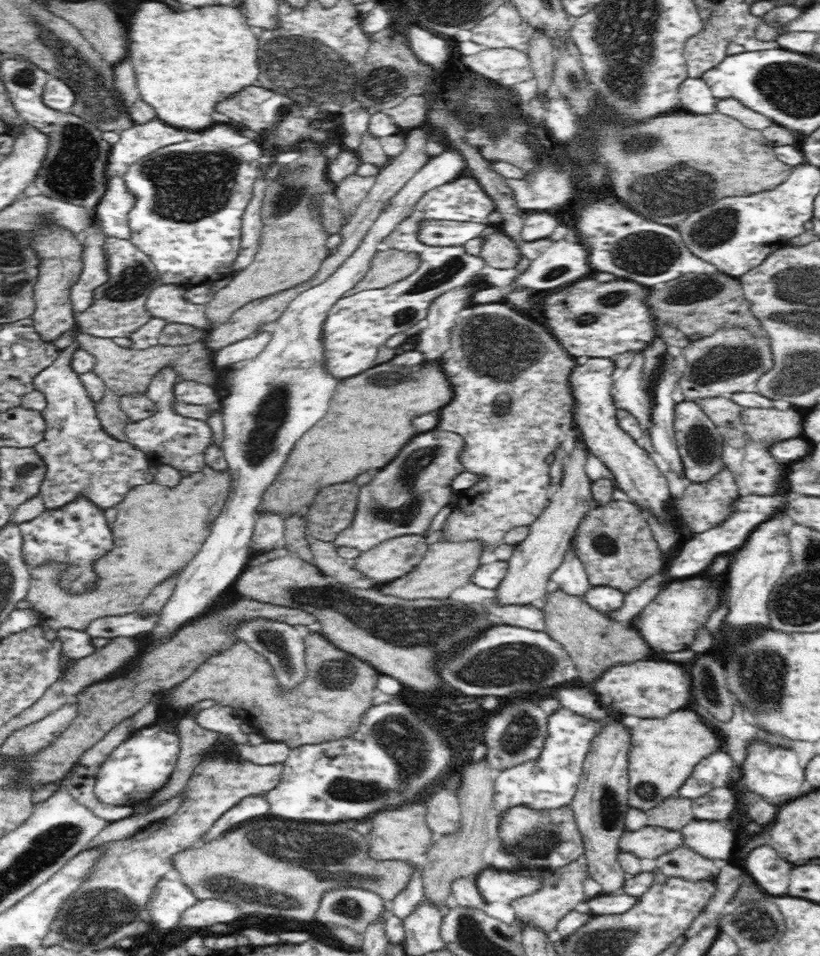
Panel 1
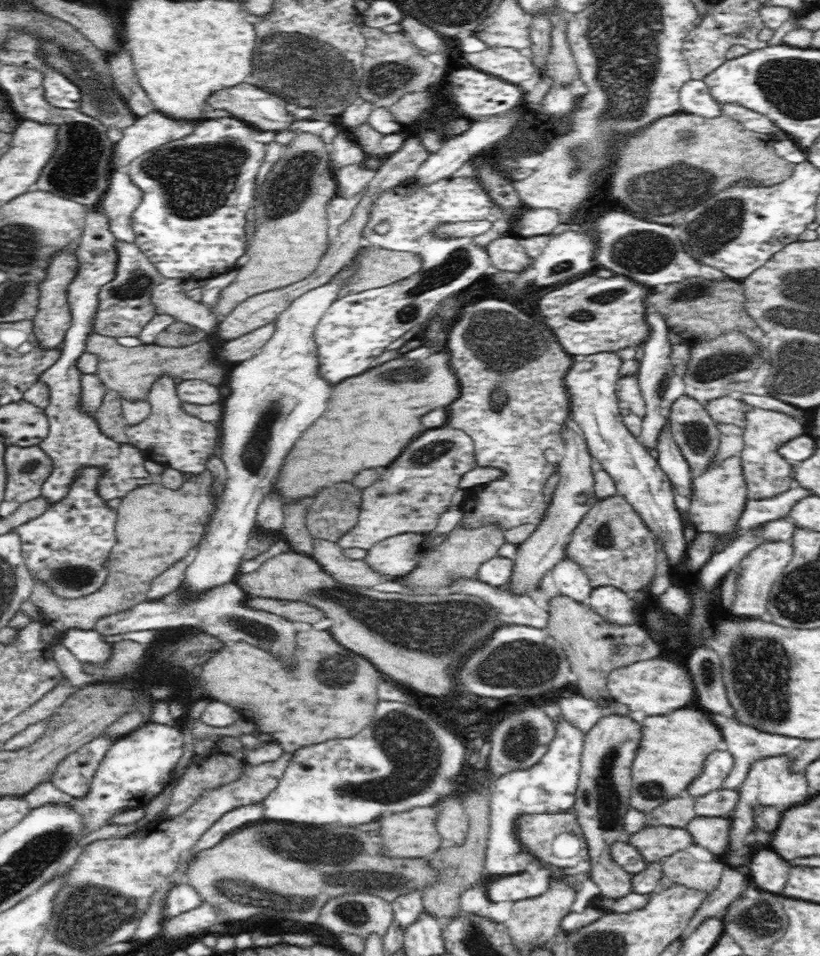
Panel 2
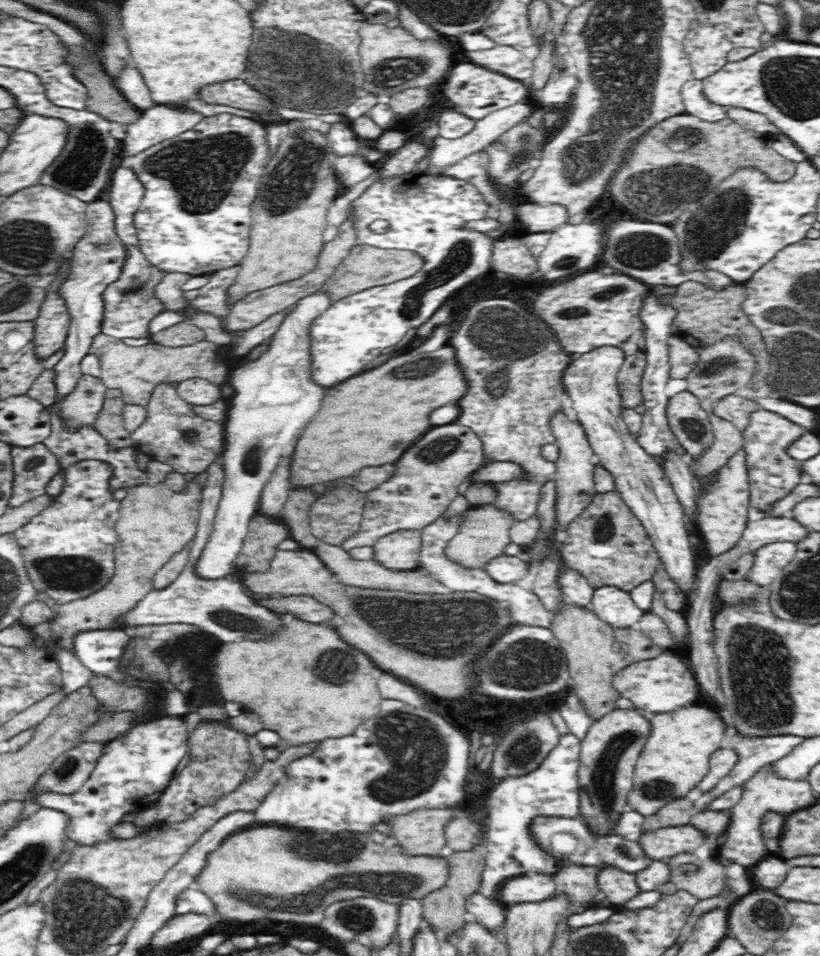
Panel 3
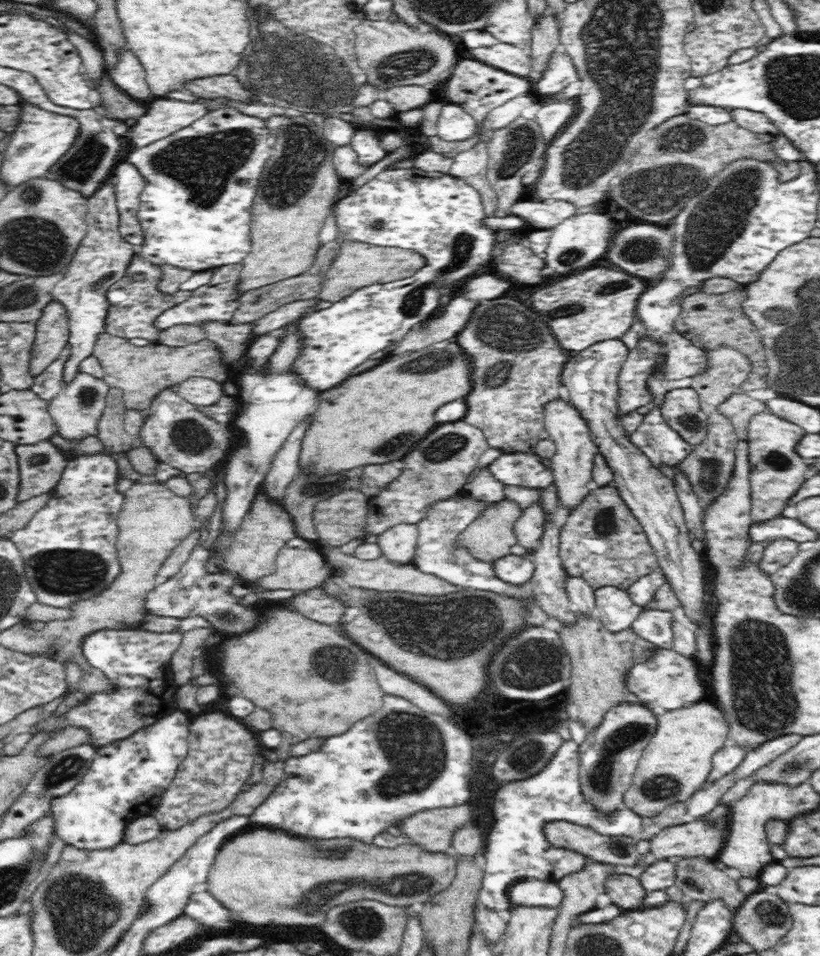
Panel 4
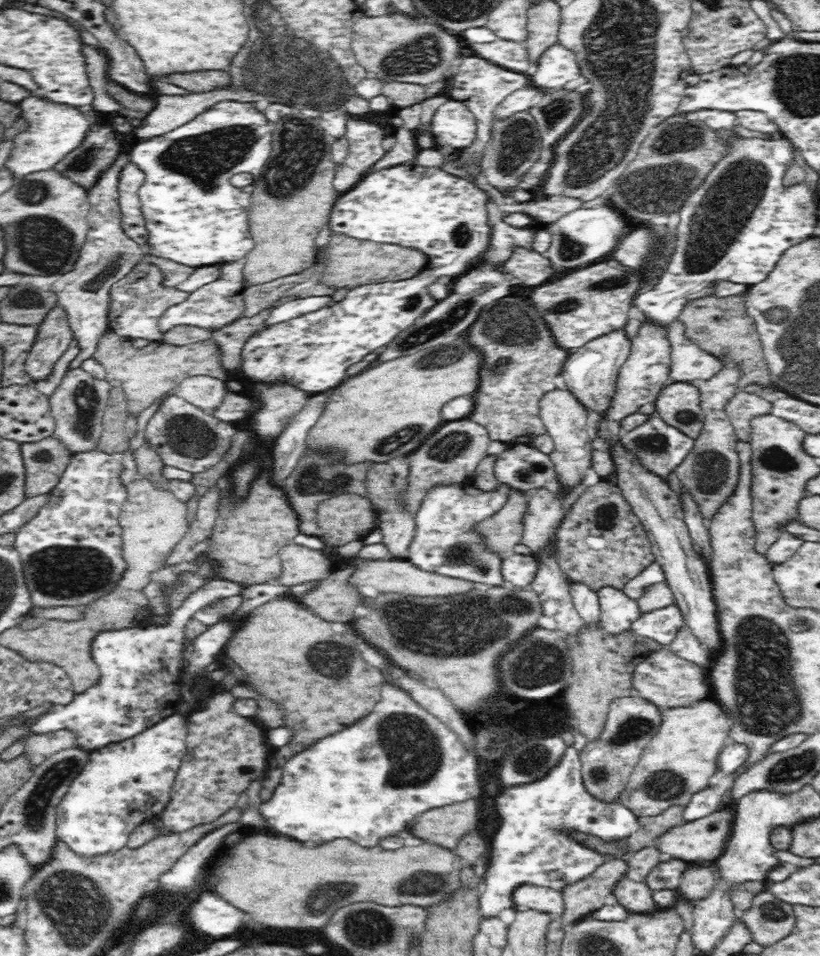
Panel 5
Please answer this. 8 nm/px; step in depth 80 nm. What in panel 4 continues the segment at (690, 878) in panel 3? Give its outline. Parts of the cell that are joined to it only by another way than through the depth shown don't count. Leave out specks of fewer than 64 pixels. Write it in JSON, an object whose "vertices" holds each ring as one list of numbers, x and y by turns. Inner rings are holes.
{"vertices":[[670,857,669,861,676,867,676,888,689,900,708,902,721,898,732,912,744,906,749,895,742,892,737,880,718,869,714,860,711,863,704,858]]}

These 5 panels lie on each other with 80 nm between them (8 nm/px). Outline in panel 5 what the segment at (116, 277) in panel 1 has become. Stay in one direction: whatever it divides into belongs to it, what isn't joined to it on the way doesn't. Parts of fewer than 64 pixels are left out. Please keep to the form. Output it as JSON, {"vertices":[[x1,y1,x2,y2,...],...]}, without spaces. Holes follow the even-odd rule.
{"vertices":[[148,261,138,263,124,278,112,285,109,294,109,328,117,335,127,339,146,338,160,342,163,334,157,327,157,320,162,312,172,305,184,302,189,292,178,290,174,286,166,286,161,270]]}

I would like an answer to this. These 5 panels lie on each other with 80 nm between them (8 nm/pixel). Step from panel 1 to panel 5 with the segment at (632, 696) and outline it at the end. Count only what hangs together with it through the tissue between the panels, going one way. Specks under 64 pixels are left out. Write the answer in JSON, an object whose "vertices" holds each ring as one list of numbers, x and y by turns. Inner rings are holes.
{"vertices":[[670,649,649,653,643,661,640,661,633,670,632,684,640,693,639,696,656,705,660,712,668,708,684,708,684,704,696,704,696,700,704,700,704,686,708,686,704,682,704,670,698,664,692,660,678,658]]}

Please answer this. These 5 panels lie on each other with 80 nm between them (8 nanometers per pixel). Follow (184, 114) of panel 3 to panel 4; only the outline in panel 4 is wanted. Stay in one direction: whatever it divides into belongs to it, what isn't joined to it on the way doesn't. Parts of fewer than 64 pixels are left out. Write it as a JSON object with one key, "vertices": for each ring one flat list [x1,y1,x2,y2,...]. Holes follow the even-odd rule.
{"vertices":[[197,97,194,102,184,102,172,98,156,100,148,104,145,113,129,129,129,140,135,148,140,148,174,135,183,128,190,127,202,118,210,108,227,104,230,98,204,99]]}

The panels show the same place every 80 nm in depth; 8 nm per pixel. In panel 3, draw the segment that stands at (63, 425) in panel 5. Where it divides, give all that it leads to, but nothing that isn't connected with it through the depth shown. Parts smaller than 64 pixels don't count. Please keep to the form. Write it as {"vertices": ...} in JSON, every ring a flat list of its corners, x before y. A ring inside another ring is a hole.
{"vertices":[[82,374,70,394,55,400,55,414,64,420,65,428,71,432,78,428,92,428,102,410,107,390,101,377]]}

